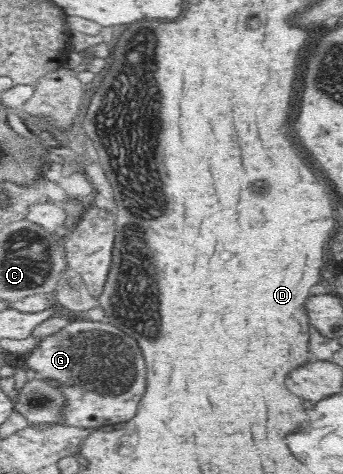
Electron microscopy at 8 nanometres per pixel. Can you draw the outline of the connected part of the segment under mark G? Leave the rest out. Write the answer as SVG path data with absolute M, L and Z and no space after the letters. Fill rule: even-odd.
M74 320L38 341L33 350L25 353L23 367L32 368L38 377L57 381L64 394L62 422L76 427L111 428L115 423L124 423L136 415L140 399L146 389L146 364L138 343L122 333L119 327L108 321Z

